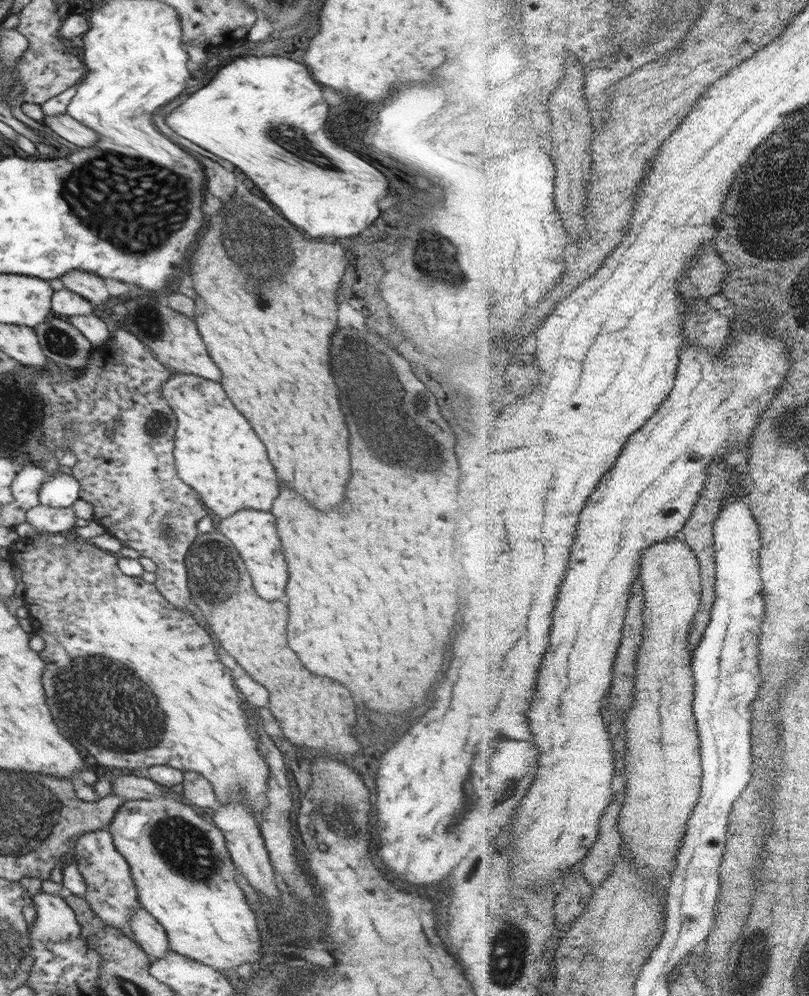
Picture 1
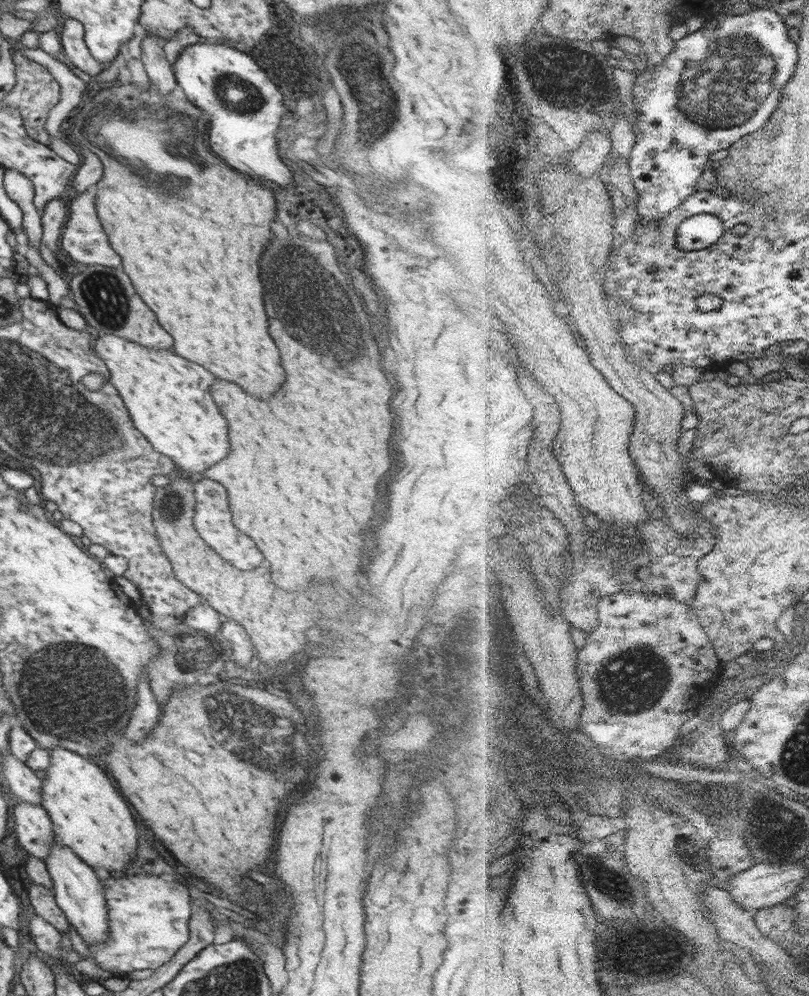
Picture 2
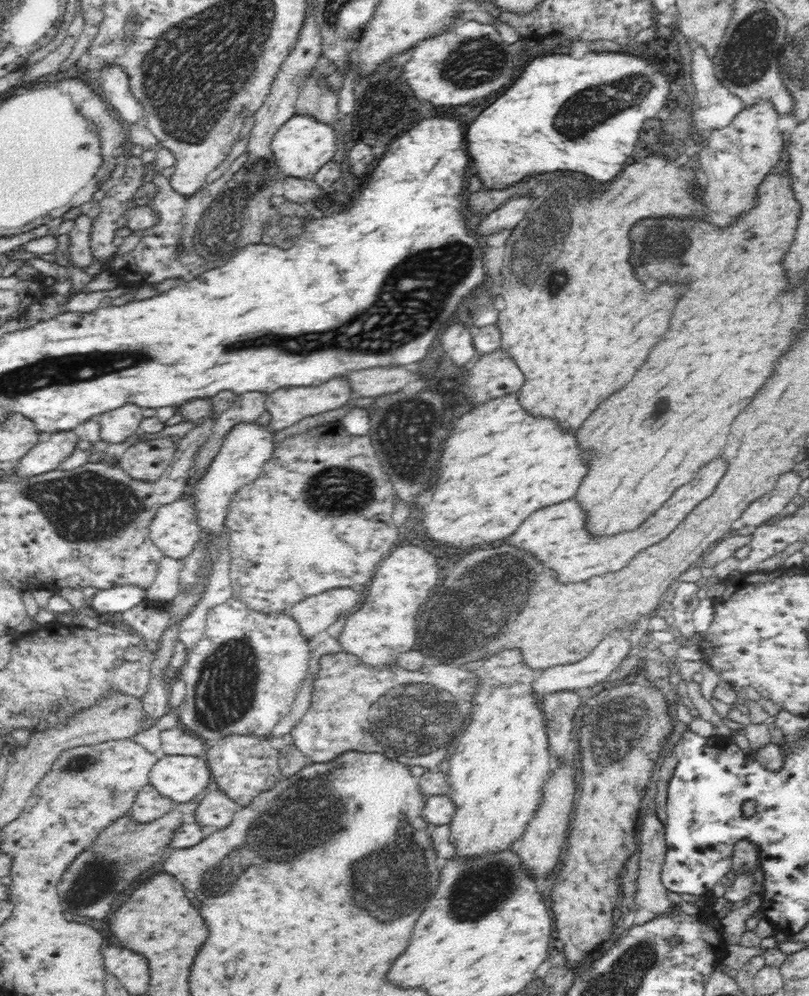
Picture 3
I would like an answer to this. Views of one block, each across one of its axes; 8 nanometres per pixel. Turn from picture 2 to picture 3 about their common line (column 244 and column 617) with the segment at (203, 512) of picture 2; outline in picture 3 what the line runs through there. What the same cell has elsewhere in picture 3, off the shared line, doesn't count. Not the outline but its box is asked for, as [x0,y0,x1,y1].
[506,458,728,584]

